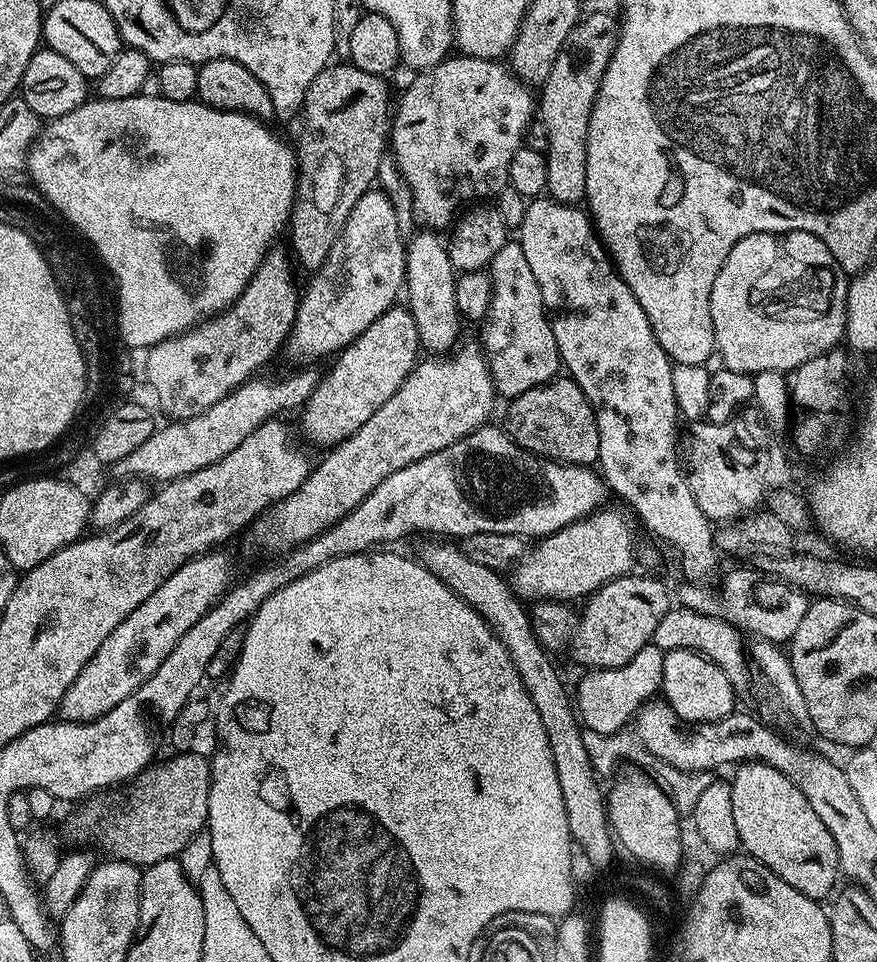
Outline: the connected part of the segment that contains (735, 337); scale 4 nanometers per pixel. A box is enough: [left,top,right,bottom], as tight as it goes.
[710,232,849,374]

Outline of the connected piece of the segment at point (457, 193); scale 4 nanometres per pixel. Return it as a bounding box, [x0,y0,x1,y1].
[390,54,534,230]

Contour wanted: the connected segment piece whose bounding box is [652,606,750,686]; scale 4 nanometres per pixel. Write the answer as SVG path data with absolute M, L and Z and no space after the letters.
M673 606L668 609L666 618L658 622L658 630L654 630L652 635L652 643L658 645L664 653L674 650L699 652L701 656L717 664L728 675L733 686L740 686L750 676L750 661L746 655L746 640L743 638L745 639L736 625L723 615L711 616L683 606Z

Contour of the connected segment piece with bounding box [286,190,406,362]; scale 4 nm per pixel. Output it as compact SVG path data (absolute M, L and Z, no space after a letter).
M369 190L354 202L354 210L350 210L350 218L346 218L346 226L336 236L334 246L330 246L330 254L318 271L311 273L308 285L303 285L302 295L296 306L294 326L286 339L286 352L300 362L316 362L319 356L331 357L338 354L362 330L382 318L386 310L397 303L396 295L401 295L404 283L404 249L406 243L398 238L397 217L390 199L381 190Z

